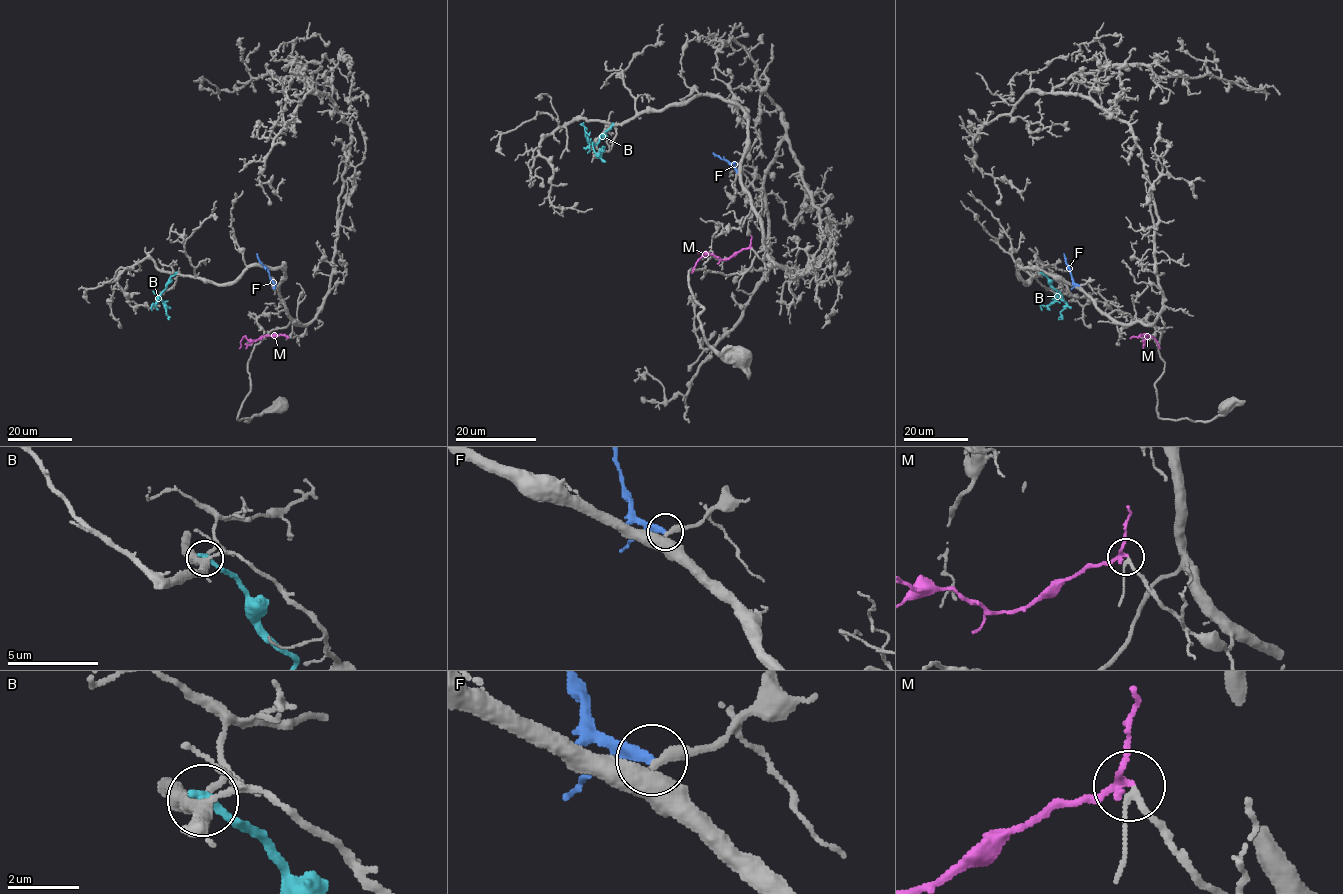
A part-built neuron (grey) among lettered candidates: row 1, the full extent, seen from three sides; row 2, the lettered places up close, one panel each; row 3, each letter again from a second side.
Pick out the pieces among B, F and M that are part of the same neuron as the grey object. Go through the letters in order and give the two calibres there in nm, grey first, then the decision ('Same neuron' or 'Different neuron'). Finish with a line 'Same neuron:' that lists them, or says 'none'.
B: Thickness 360 nm (grey) against 280 nm. Different neuron
F: Thickness 300 nm (grey) against 280 nm. Different neuron
M: Thickness 150 nm (grey) against 200 nm. Same neuron
Same neuron: M

